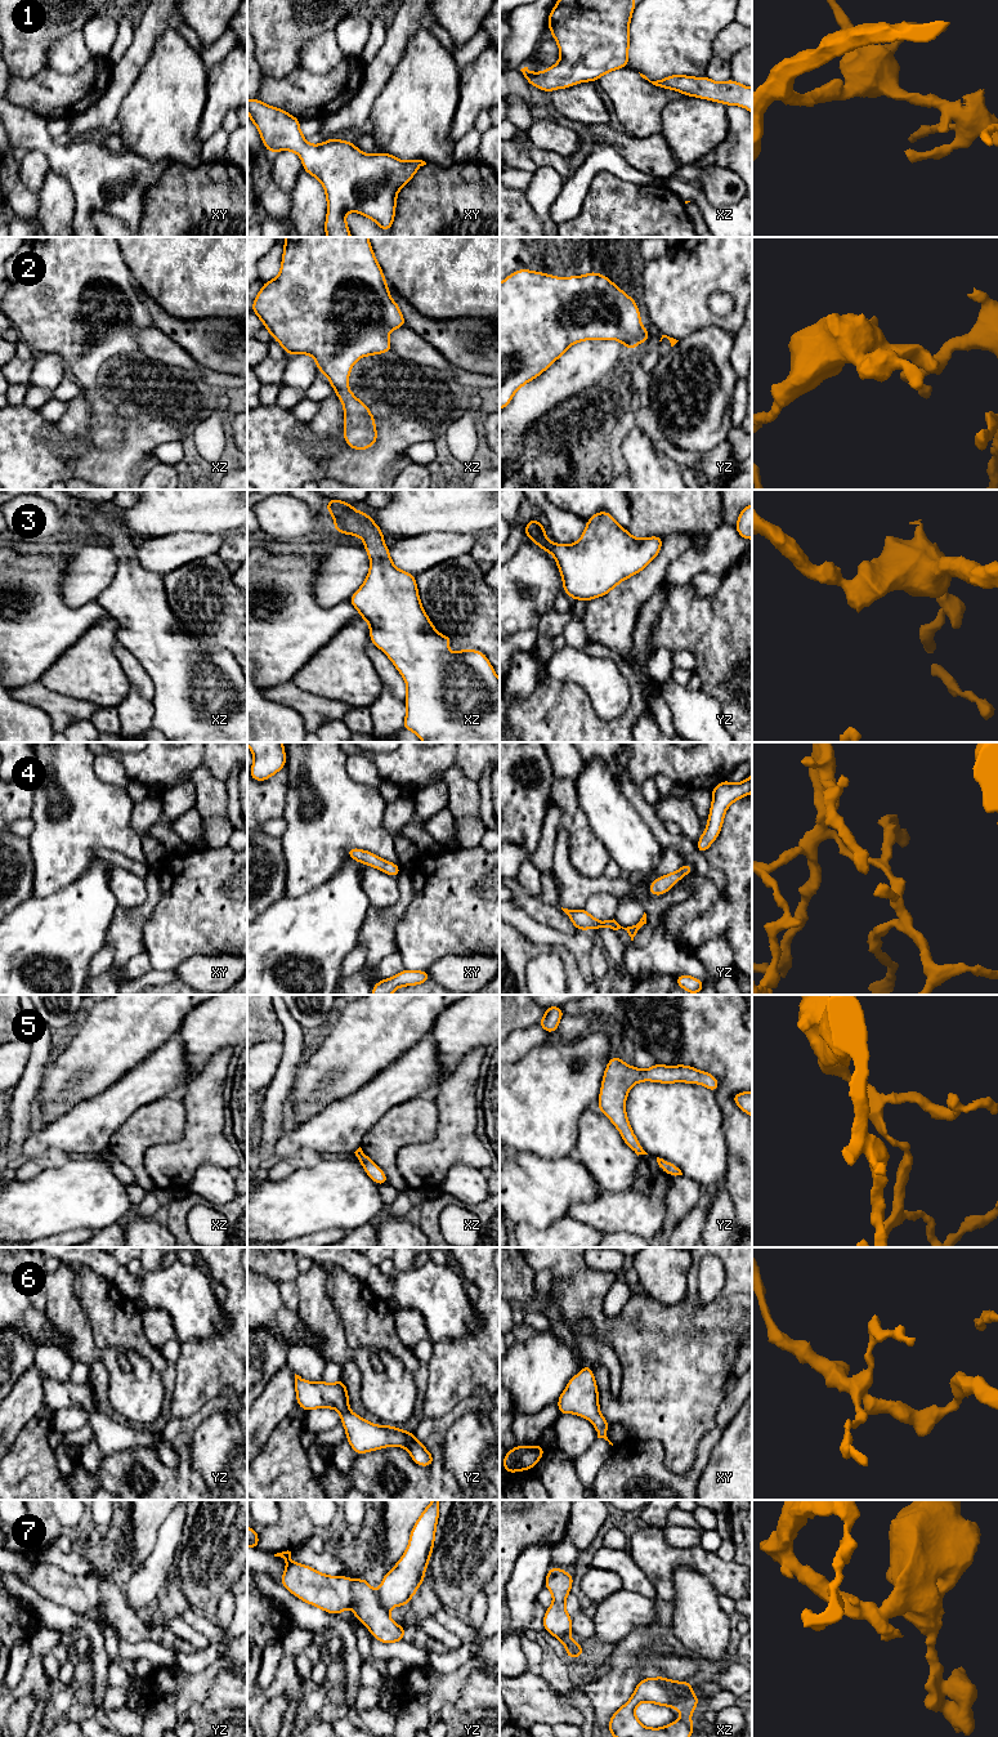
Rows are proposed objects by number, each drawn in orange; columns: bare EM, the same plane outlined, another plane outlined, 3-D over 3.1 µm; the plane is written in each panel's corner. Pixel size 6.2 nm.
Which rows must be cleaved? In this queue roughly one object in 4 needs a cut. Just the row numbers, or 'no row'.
7

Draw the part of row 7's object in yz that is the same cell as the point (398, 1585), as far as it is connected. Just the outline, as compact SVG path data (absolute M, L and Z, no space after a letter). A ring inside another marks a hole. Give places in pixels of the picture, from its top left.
M433 1500L426 1506L412 1527L404 1554L394 1568L384 1575L377 1597L386 1609L404 1607L425 1581L425 1569L434 1549L439 1501Z

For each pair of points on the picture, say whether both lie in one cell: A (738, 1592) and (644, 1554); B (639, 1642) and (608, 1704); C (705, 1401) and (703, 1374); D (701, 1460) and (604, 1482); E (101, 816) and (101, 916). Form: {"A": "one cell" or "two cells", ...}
{"A": "one cell", "B": "one cell", "C": "one cell", "D": "one cell", "E": "two cells"}

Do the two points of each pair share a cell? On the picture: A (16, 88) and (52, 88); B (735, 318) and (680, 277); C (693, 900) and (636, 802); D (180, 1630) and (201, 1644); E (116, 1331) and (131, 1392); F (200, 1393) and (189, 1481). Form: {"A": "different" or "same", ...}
{"A": "same", "B": "same", "C": "different", "D": "same", "E": "different", "F": "different"}

